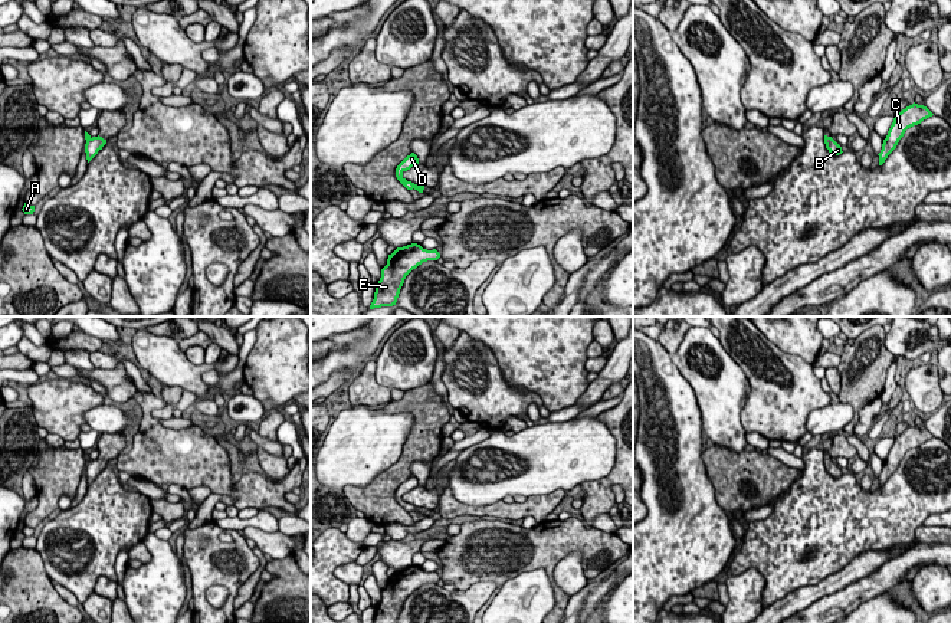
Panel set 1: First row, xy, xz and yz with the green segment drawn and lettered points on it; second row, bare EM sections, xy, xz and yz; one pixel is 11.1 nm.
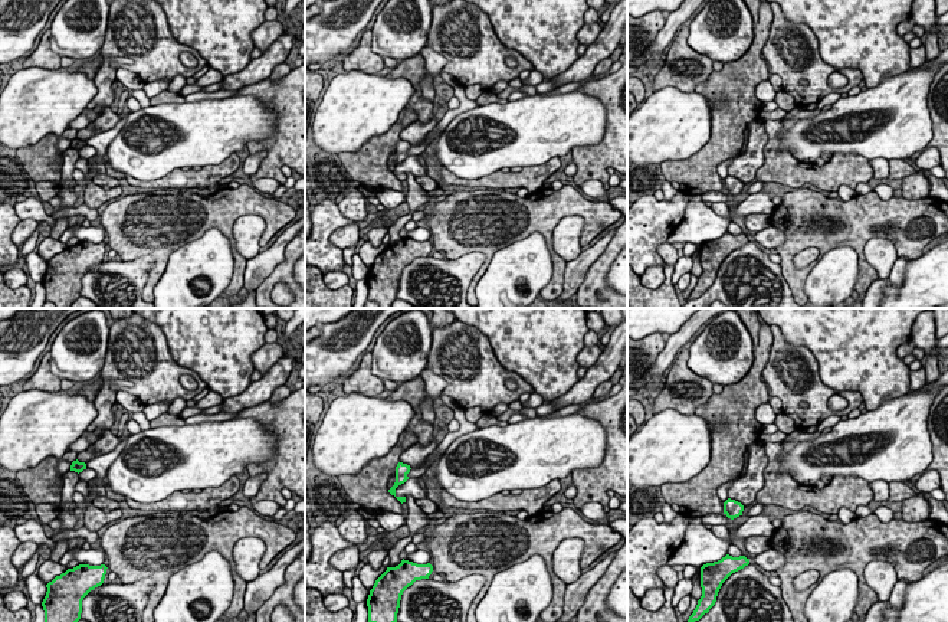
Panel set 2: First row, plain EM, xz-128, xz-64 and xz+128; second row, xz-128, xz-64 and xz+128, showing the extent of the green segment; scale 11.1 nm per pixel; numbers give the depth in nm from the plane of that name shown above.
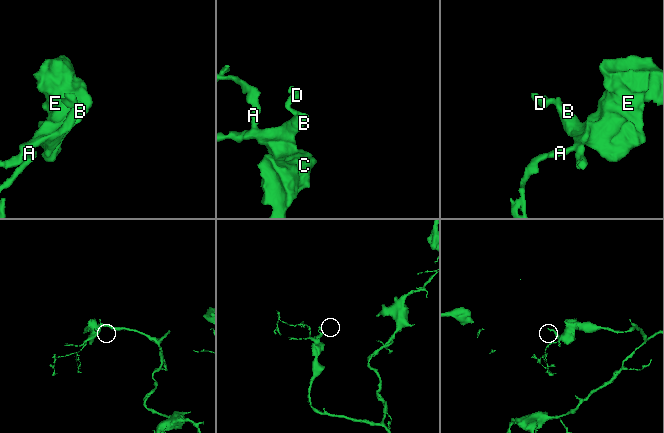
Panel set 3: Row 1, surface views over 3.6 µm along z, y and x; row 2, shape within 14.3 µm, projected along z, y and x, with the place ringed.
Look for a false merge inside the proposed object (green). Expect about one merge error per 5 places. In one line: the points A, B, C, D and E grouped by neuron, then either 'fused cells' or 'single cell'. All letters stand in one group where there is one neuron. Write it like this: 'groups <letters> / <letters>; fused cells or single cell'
groups A B C D E; single cell

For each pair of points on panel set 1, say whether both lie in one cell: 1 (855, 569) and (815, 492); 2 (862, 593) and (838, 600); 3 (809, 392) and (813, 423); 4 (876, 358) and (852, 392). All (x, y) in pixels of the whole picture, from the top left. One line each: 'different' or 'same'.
1: different
2: same
3: different
4: same

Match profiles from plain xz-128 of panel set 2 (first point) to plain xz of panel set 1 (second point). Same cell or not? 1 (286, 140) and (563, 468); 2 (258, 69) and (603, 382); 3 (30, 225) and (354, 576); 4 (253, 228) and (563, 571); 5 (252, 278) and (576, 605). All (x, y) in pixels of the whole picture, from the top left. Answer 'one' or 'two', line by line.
1: two
2: one
3: one
4: one
5: one

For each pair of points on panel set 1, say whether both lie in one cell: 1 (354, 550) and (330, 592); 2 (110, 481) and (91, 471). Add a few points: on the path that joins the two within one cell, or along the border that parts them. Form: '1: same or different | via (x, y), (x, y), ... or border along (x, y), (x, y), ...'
1: same | via (341, 554), (328, 567), (328, 579)
2: different | border along (107, 462), (88, 485)

